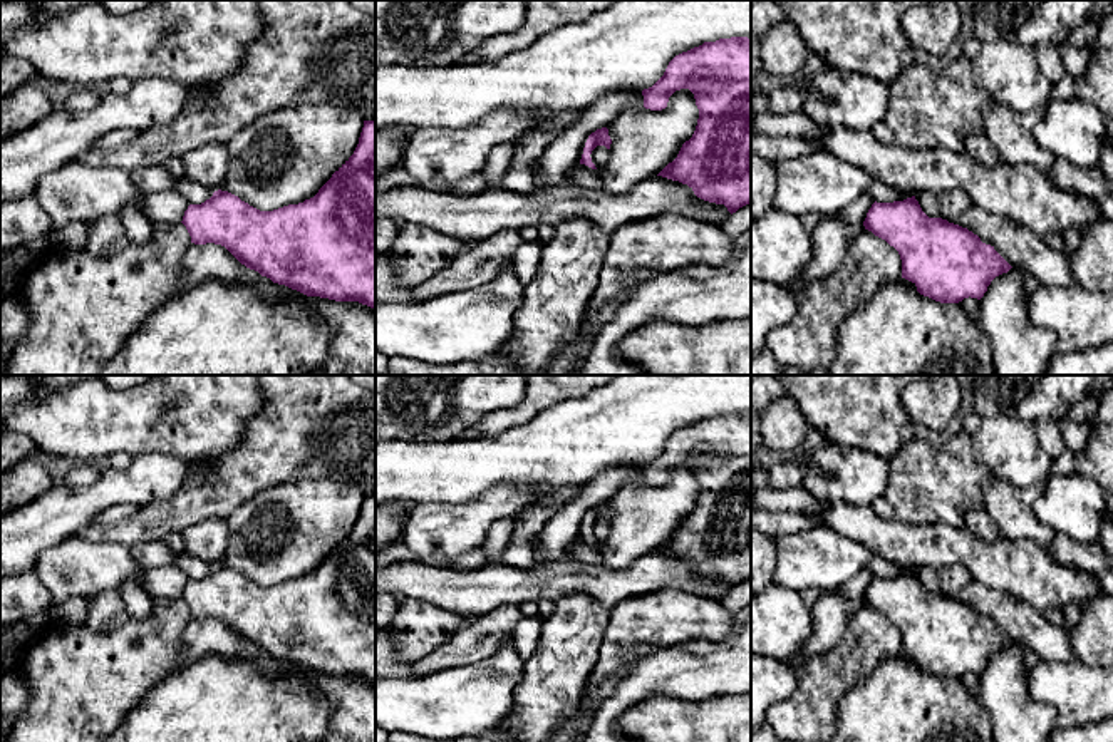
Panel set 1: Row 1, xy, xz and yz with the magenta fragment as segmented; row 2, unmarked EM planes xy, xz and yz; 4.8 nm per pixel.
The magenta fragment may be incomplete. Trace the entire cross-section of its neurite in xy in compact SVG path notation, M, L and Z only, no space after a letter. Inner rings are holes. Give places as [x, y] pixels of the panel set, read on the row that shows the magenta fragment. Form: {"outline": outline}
{"outline": "M364 121L354 154L318 193L298 204L260 211L228 191L215 191L201 204L189 204L181 221L194 245L225 246L241 265L307 296L359 301L375 307L375 121Z"}

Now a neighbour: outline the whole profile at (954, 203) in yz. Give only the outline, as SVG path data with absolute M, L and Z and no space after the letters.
M960 188L939 194L939 208L942 219L955 219L962 216L971 206L972 201L969 194Z

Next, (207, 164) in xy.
M208 142L186 152L183 157L183 176L218 191L228 171L228 147L225 142Z

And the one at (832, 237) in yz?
M823 216L811 231L811 261L803 268L800 276L786 286L795 295L800 295L811 281L836 271L846 258L850 243L862 229L865 229L863 223L848 223L836 216Z

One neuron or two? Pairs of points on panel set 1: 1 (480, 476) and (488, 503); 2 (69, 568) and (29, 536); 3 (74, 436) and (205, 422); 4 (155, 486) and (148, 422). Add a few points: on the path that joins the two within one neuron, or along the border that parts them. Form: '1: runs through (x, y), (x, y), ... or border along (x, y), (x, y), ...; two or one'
1: border along (525, 491), (495, 484), (470, 501), (448, 504); two
2: border along (76, 533), (46, 548), (32, 570); two
3: runs through (106, 421), (173, 419); one
4: border along (134, 456), (160, 453), (190, 461); two

